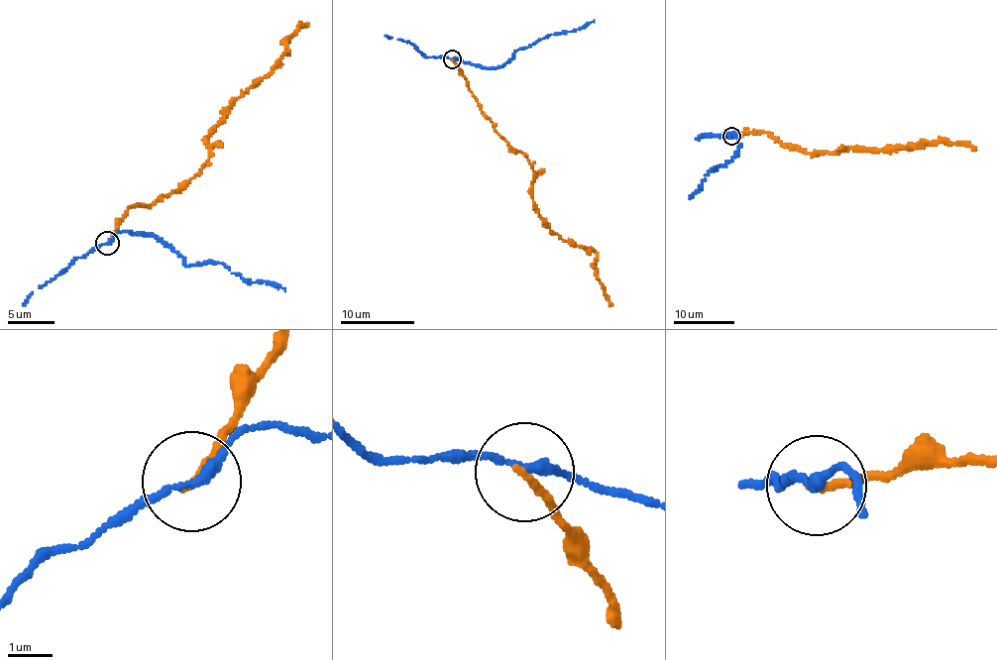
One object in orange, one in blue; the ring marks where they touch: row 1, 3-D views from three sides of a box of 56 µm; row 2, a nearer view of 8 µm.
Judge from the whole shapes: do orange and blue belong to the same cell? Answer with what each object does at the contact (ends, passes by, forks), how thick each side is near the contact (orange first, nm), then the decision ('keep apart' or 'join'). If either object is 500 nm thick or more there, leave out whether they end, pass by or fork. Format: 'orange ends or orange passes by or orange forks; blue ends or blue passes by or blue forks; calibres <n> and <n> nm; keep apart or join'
orange ends; blue passes by; calibres 170 and 200 nm; keep apart

